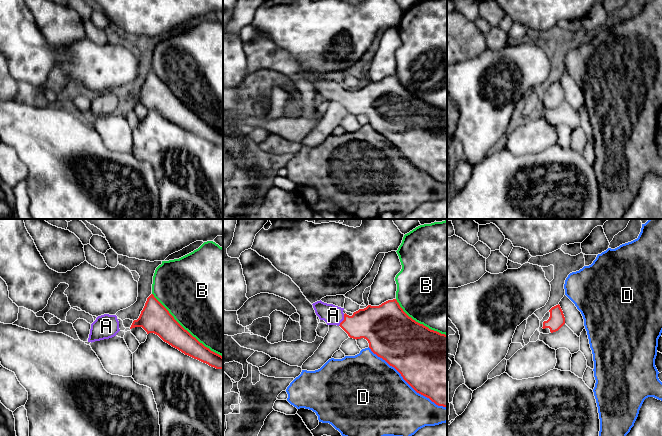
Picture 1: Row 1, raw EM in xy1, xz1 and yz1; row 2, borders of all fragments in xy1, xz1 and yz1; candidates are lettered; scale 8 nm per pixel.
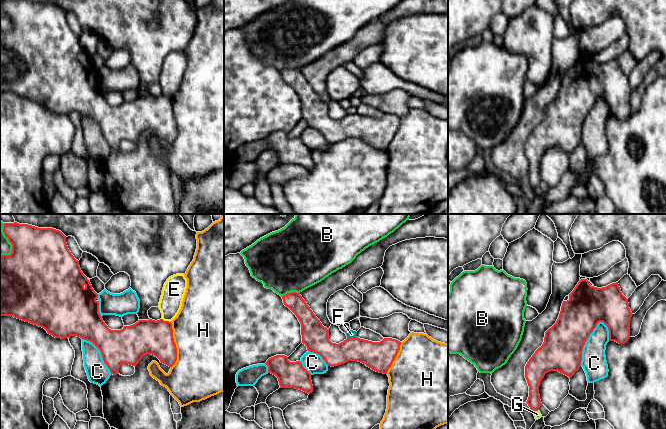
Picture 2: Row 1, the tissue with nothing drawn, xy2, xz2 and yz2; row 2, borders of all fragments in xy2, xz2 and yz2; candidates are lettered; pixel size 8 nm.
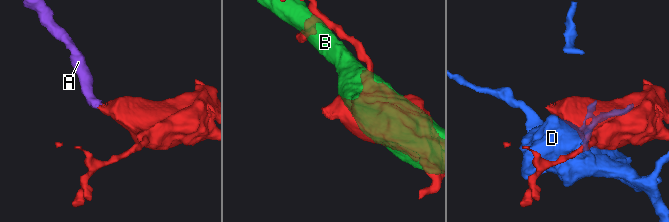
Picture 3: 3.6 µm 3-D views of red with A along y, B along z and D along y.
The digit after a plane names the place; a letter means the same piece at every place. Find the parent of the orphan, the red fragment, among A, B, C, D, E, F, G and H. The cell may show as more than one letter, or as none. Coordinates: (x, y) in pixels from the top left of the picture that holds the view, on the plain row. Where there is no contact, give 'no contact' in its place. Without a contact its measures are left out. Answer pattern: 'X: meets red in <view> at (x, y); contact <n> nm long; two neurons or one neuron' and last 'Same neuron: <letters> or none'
A: meets red in xz1 at (343, 96); contact 110 nm long; one neuron
B: meets red in xy1 at (186, 106); contact 750 nm long; two neurons
C: meets red in yz2 at (585, 117); contact 400 nm long; two neurons
D: meets red in xz1 at (407, 158); contact 800 nm long; two neurons
E: meets red in xy2 at (166, 97); contact 80 nm long; two neurons
F: meets red in xz2 at (351, 114); contact 80 nm long; two neurons
G: meets red in yz2 at (536, 186); contact 50 nm long; two neurons
H: meets red in xy2 at (175, 121); contact 360 nm long; two neurons
Same neuron: A

